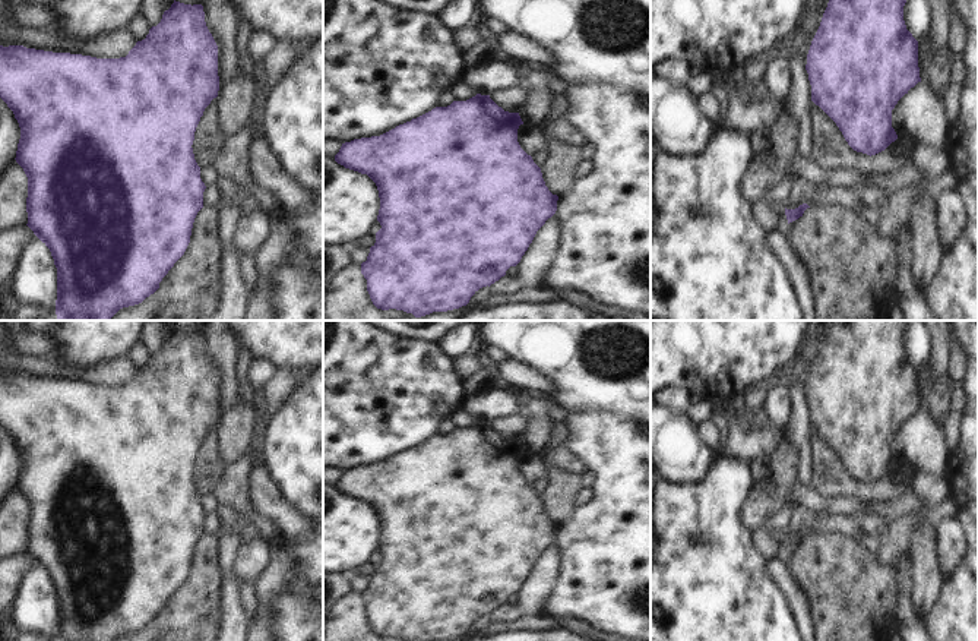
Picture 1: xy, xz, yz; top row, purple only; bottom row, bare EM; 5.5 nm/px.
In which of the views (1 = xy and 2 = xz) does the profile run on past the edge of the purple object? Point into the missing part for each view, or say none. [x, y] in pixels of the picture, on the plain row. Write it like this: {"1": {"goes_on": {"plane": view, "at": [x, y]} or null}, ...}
{"1": {"goes_on": null}, "2": {"goes_on": null}}

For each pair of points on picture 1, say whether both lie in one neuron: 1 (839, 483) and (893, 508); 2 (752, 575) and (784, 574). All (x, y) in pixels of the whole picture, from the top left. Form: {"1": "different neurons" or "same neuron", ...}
{"1": "different neurons", "2": "different neurons"}

